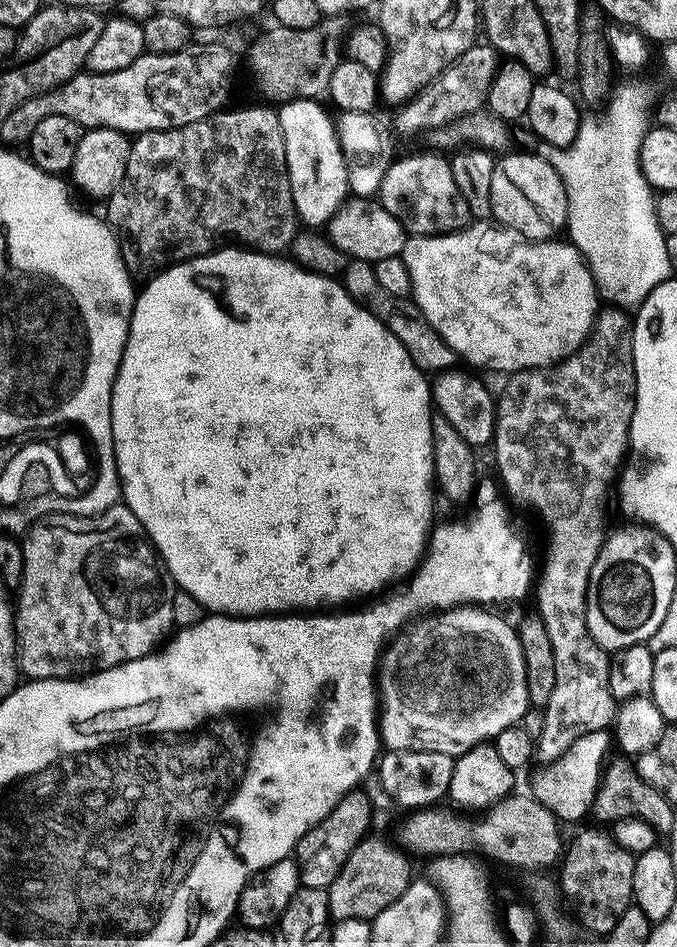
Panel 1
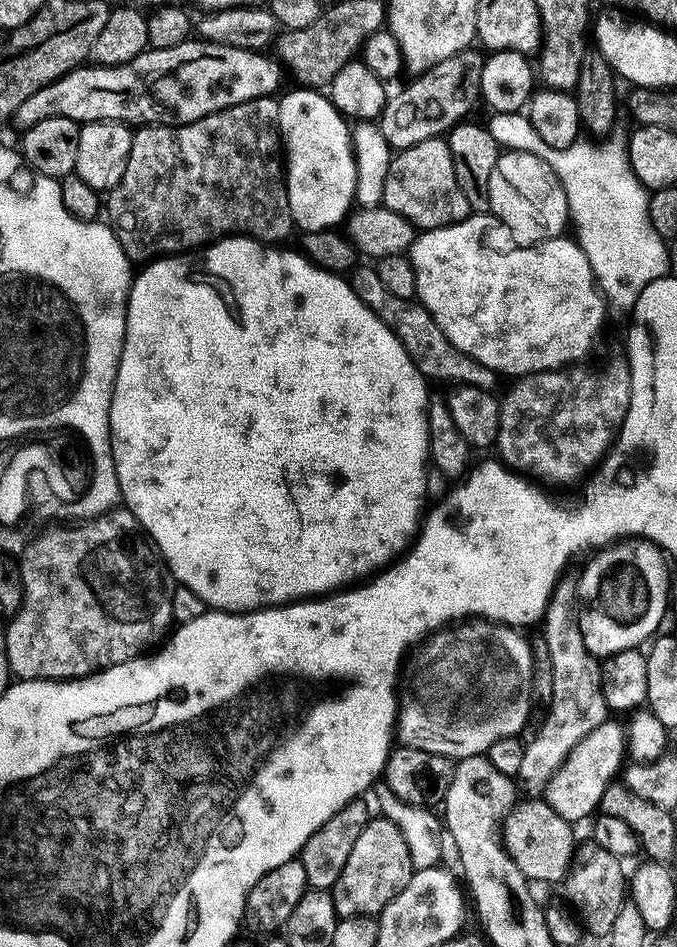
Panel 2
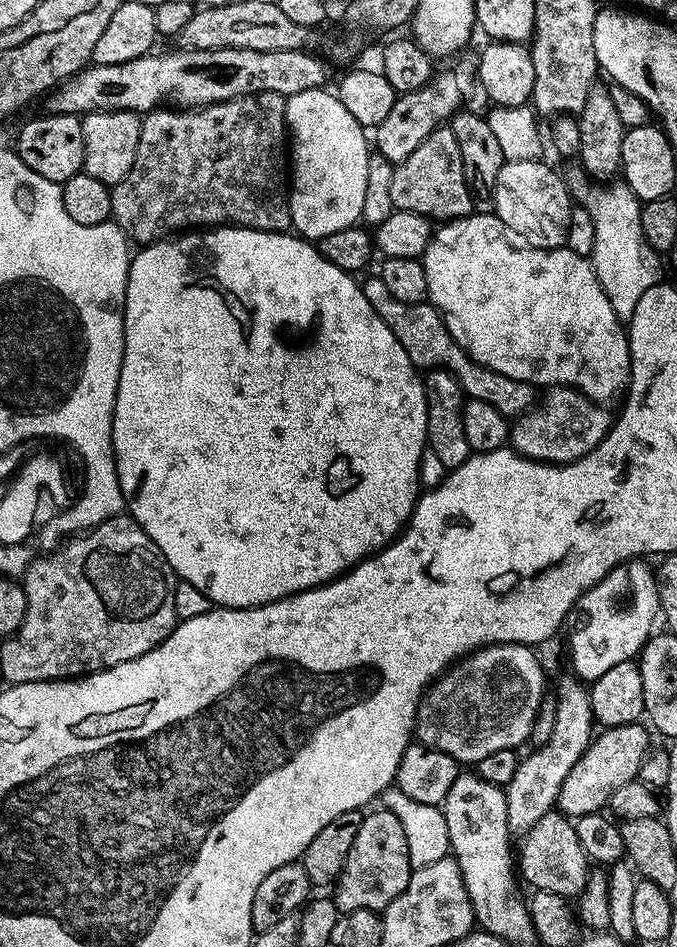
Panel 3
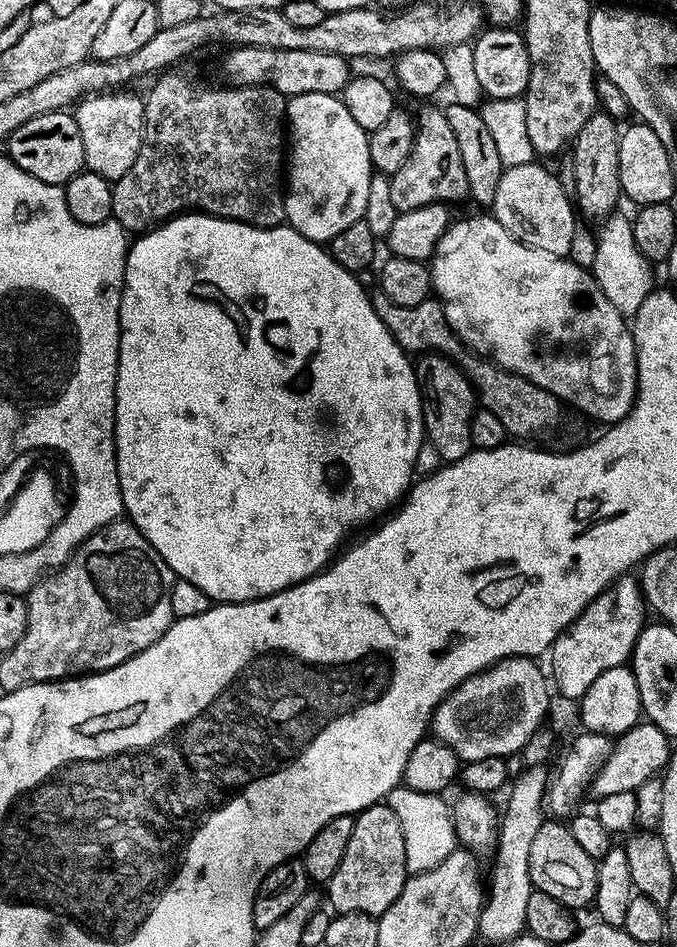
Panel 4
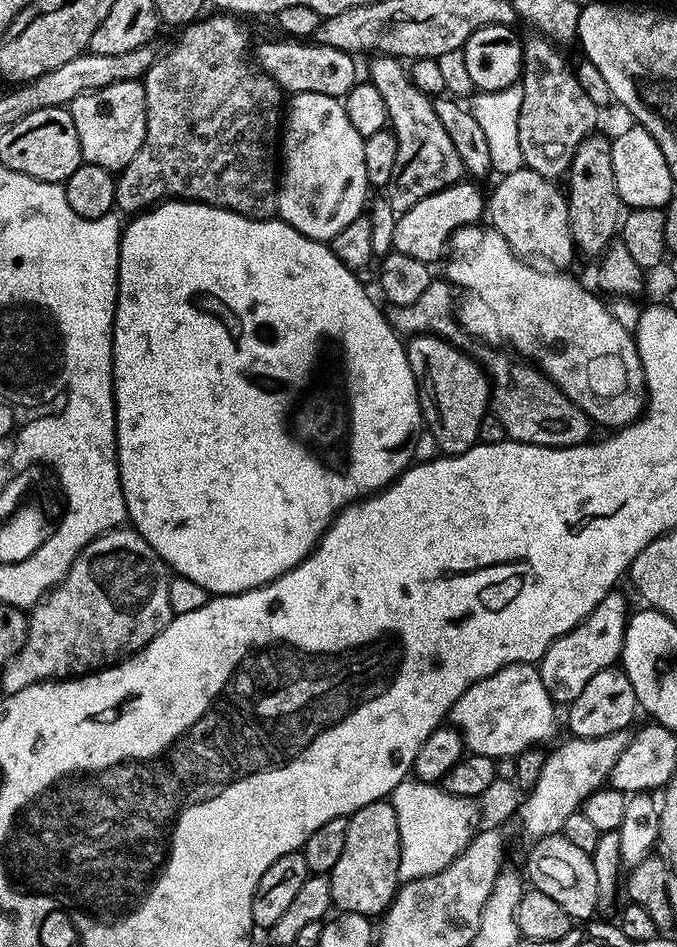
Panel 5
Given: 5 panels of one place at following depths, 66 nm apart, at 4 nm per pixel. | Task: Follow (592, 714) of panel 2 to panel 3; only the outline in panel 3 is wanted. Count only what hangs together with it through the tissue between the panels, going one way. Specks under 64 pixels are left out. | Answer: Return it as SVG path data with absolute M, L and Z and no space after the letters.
M568 674L561 682L560 693L556 696L556 717L552 720L552 733L549 734L548 741L537 752L521 759L518 770L514 770L514 778L510 778L506 785L508 830L513 837L523 838L532 829L534 822L538 822L538 818L557 807L566 774L570 774L574 762L582 758L594 739L592 728L594 729L591 691L575 675Z

